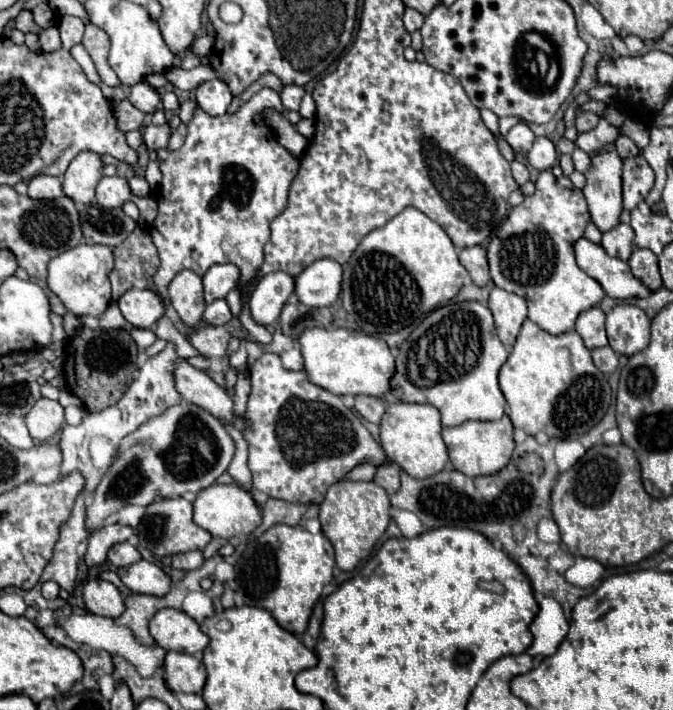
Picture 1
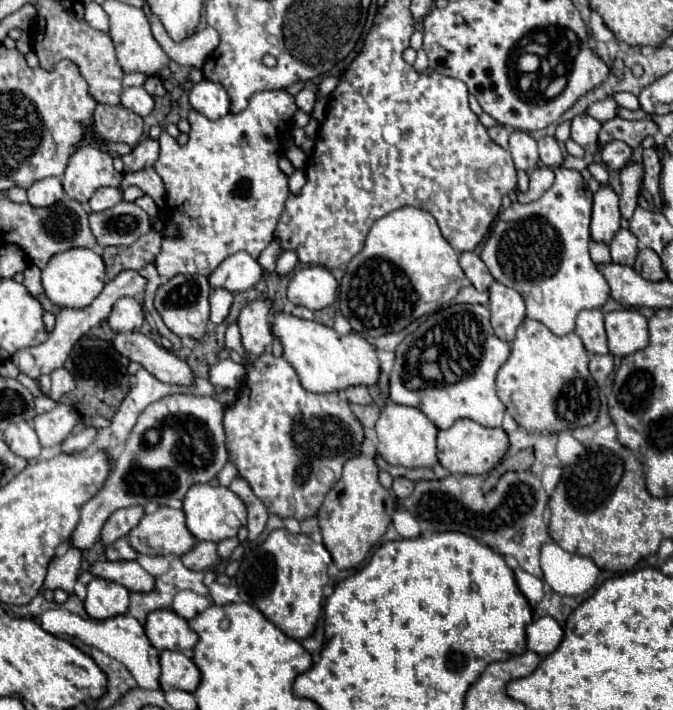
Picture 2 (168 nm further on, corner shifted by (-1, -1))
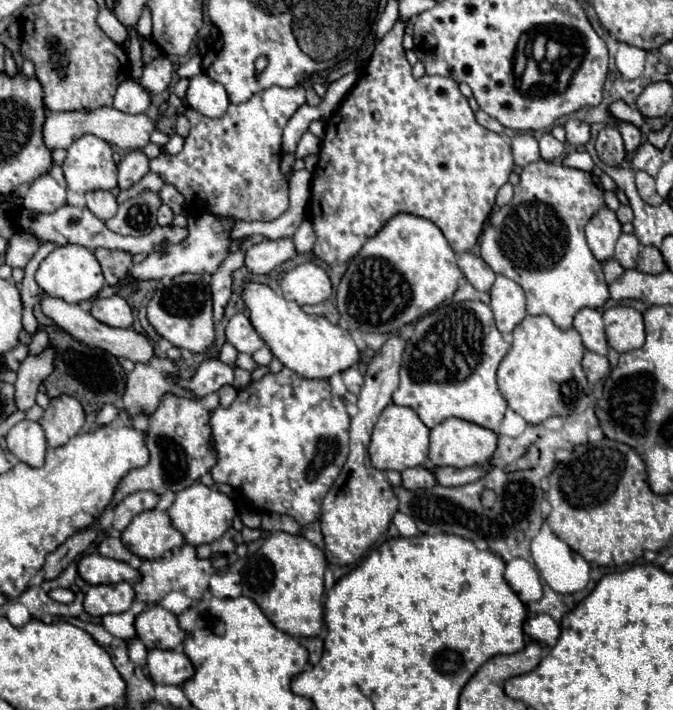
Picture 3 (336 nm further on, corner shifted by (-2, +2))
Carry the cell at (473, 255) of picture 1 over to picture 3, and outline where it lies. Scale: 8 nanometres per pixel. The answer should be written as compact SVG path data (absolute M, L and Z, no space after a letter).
M462 253L458 257L458 267L464 273L464 277L476 287L478 291L490 291L496 273L482 261L482 257L472 255L472 253Z

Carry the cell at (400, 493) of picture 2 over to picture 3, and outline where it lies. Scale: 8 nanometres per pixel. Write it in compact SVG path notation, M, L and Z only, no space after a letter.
M414 467L414 469L406 469L402 473L402 485L410 491L428 489L428 487L436 485L436 477L434 477L432 469L428 469L428 467Z

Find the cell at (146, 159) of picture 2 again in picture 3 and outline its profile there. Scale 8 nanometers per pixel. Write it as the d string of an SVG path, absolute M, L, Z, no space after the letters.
M130 151L130 153L118 163L118 187L120 187L120 189L130 189L130 187L136 185L148 171L150 171L150 167L148 167L148 157L146 157L142 151Z

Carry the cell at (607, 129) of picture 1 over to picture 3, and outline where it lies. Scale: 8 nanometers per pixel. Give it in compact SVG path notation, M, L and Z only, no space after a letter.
M620 121L620 123L618 123L618 131L620 131L622 139L624 139L624 149L626 149L628 153L636 151L638 145L640 145L640 139L642 139L642 137L640 137L640 129L638 129L636 125L632 125L632 123Z

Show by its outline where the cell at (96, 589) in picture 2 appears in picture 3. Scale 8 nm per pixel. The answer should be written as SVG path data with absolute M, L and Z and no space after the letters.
M116 583L116 585L90 585L84 609L90 615L102 617L108 613L124 613L130 609L134 601L134 589L130 583Z

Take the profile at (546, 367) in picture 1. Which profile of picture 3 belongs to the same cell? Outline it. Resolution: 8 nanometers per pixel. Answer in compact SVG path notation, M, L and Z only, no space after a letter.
M526 315L512 335L512 349L498 367L498 389L508 401L508 407L534 425L552 415L566 417L578 411L584 399L584 389L588 387L580 365L584 345L578 331L554 327L548 315Z

